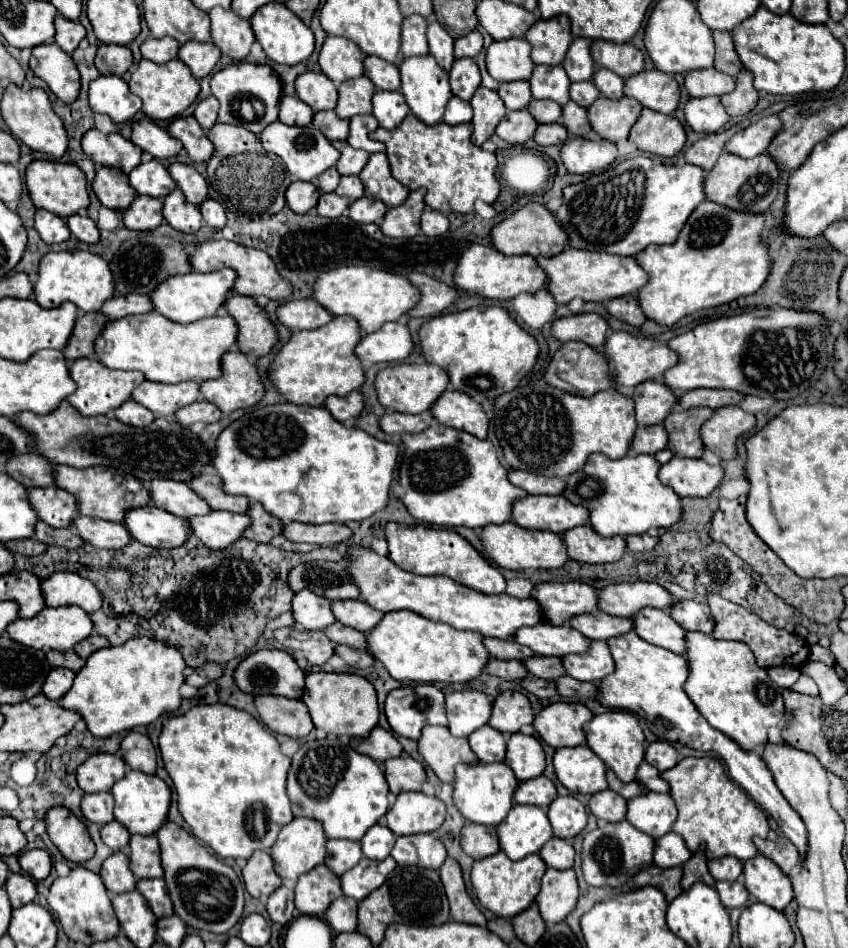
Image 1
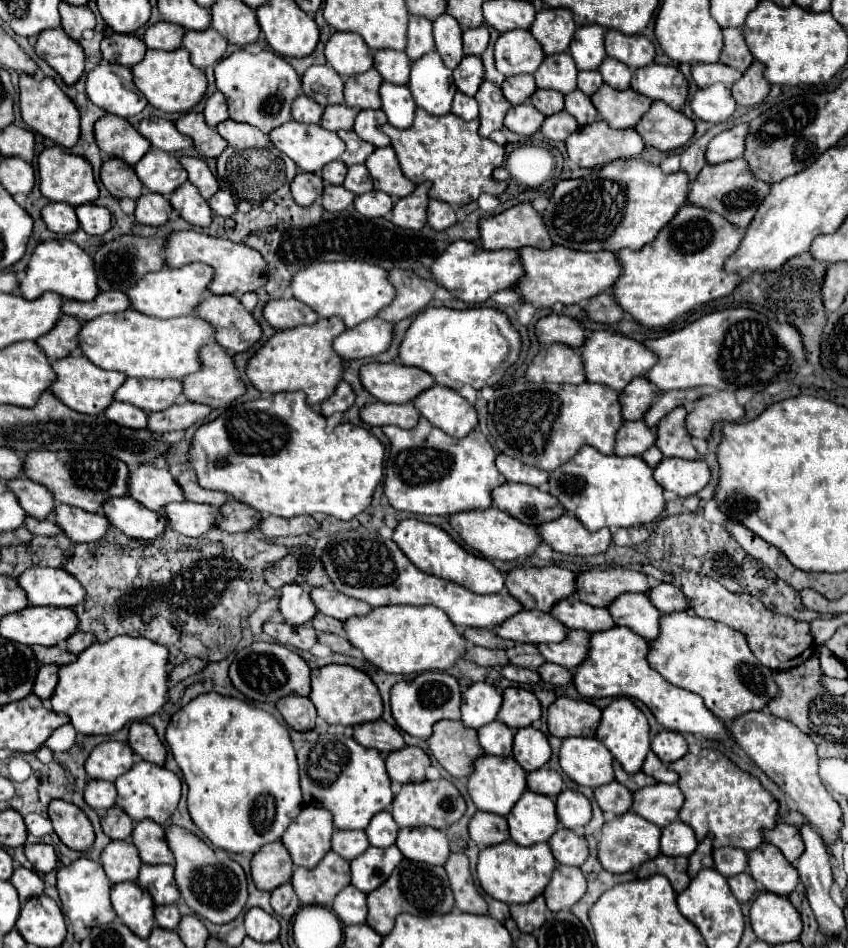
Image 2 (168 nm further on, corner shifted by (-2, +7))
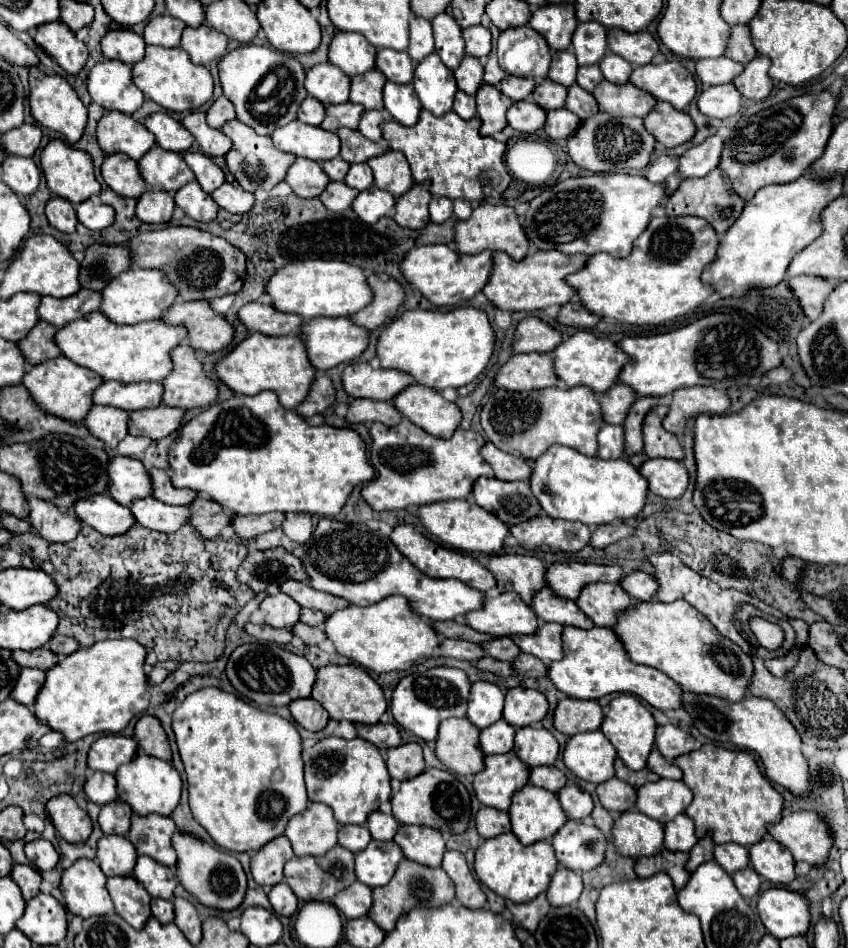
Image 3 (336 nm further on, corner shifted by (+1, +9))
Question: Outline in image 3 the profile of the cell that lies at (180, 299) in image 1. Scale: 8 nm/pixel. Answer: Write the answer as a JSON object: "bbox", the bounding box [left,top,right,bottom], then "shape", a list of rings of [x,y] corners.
{"bbox":[100,268,176,324],"shape":[[[130,268],[122,272],[120,276],[112,278],[102,290],[100,290],[102,302],[100,302],[100,312],[108,316],[108,320],[116,324],[136,324],[144,320],[158,320],[168,306],[174,304],[176,300],[176,288],[160,276],[156,270],[146,270],[146,268]]]}

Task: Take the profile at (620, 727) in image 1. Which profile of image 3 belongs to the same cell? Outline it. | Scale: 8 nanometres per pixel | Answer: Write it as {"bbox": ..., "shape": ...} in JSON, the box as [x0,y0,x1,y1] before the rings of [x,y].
{"bbox":[600,694,656,770],"shape":[[[620,694],[616,696],[610,706],[608,706],[608,714],[604,716],[604,722],[600,726],[600,730],[604,732],[604,736],[614,744],[618,756],[622,758],[622,762],[632,768],[632,770],[640,770],[646,768],[646,760],[648,754],[654,746],[654,734],[656,734],[656,720],[650,714],[650,710],[632,694]]]}

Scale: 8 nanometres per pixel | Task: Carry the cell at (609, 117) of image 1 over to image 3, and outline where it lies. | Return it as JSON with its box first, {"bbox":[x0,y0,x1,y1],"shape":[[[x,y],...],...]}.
{"bbox":[594,80,658,118],"shape":[[[602,80],[596,86],[594,98],[600,104],[600,110],[610,112],[616,118],[628,118],[628,116],[644,118],[658,102],[652,94],[634,88],[630,82],[620,86],[608,80]]]}

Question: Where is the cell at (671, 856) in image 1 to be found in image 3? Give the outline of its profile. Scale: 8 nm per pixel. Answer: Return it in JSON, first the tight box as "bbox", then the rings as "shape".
{"bbox":[664,814,698,852],"shape":[[[686,814],[676,816],[664,828],[666,828],[664,848],[672,852],[690,852],[690,848],[698,842],[694,834],[694,822]]]}

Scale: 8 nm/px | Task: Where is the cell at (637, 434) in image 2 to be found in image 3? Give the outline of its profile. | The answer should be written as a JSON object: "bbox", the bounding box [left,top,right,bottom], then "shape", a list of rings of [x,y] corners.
{"bbox":[598,424,624,460],"shape":[[[604,424],[598,432],[598,458],[610,460],[620,458],[624,446],[624,430],[622,426],[608,426]]]}

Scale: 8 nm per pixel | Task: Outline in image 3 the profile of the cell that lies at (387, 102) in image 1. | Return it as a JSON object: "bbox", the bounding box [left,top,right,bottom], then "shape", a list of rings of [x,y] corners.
{"bbox":[384,82,422,126],"shape":[[[386,82],[384,86],[384,106],[402,126],[414,126],[422,110],[422,104],[412,84],[394,84],[394,82]]]}

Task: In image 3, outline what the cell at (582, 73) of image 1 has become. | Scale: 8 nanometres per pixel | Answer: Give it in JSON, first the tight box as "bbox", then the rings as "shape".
{"bbox":[572,22,608,66],"shape":[[[598,22],[578,24],[574,38],[572,38],[572,48],[580,66],[598,64],[608,50],[606,28]]]}

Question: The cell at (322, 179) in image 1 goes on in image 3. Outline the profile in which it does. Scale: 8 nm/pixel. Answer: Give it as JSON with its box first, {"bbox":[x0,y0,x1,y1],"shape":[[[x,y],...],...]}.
{"bbox":[322,156,350,180],"shape":[[[336,156],[336,158],[332,158],[332,160],[326,160],[326,162],[322,164],[322,168],[324,168],[324,172],[330,176],[330,180],[344,180],[350,164],[348,164],[346,160],[342,160],[340,156]]]}

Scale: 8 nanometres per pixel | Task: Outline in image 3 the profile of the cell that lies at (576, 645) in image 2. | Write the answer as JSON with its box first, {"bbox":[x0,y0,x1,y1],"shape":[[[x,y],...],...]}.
{"bbox":[512,622,562,664],"shape":[[[540,622],[538,630],[530,636],[512,634],[512,642],[526,654],[538,656],[544,664],[550,664],[552,660],[560,660],[562,656],[562,644],[560,644],[560,624],[548,624]]]}

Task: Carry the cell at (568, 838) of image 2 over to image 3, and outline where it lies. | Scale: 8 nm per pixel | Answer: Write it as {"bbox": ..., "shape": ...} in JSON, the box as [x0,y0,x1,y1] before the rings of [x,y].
{"bbox":[552,820,608,872],"shape":[[[568,820],[564,828],[554,834],[552,846],[562,866],[574,872],[586,872],[604,862],[608,840],[592,824]]]}

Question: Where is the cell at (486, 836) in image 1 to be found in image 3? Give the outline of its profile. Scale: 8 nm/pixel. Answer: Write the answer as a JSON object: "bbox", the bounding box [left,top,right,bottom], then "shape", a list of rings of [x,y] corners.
{"bbox":[476,806,510,838],"shape":[[[482,806],[476,814],[476,830],[482,838],[494,838],[498,834],[510,832],[510,816],[504,810]]]}

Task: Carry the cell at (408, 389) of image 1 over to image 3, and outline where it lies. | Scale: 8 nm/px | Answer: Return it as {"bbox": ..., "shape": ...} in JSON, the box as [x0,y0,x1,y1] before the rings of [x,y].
{"bbox":[342,362,412,400],"shape":[[[366,362],[348,364],[342,372],[342,386],[350,398],[392,400],[408,384],[412,384],[412,378],[404,372],[372,368]]]}

